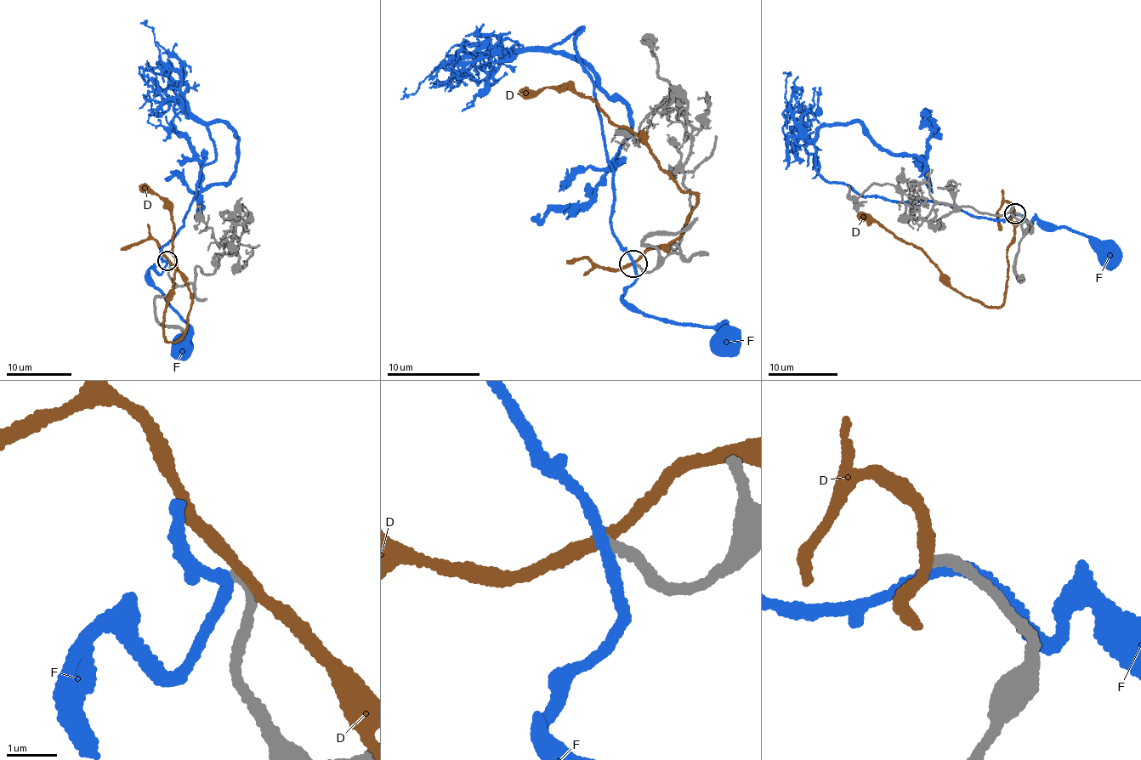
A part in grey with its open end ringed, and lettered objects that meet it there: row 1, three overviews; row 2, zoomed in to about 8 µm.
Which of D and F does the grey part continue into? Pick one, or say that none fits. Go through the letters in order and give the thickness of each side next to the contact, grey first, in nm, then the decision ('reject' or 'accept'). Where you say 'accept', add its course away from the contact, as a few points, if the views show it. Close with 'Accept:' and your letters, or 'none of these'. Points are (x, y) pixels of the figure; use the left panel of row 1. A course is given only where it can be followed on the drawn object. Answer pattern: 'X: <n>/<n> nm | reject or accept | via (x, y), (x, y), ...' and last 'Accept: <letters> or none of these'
D: 220/220 nm | reject
F: 220/220 nm | reject
Accept: none of these

